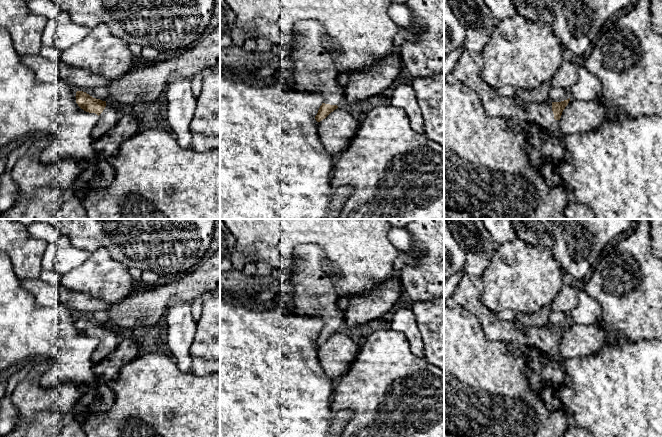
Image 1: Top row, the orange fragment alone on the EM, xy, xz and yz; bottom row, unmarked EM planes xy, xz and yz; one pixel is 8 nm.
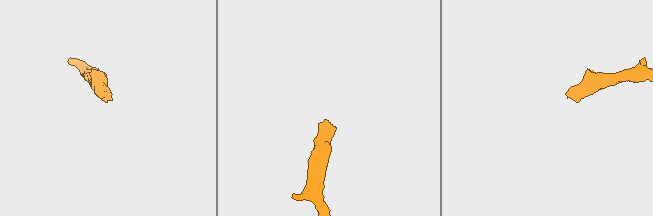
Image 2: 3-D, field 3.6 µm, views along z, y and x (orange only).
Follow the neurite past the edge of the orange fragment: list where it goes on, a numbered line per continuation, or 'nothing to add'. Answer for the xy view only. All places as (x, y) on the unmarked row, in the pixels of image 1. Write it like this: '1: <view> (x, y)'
1: xy (109, 341)

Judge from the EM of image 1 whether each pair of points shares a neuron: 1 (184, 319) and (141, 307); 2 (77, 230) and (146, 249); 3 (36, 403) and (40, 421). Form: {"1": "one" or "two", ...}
{"1": "two", "2": "one", "3": "two"}

